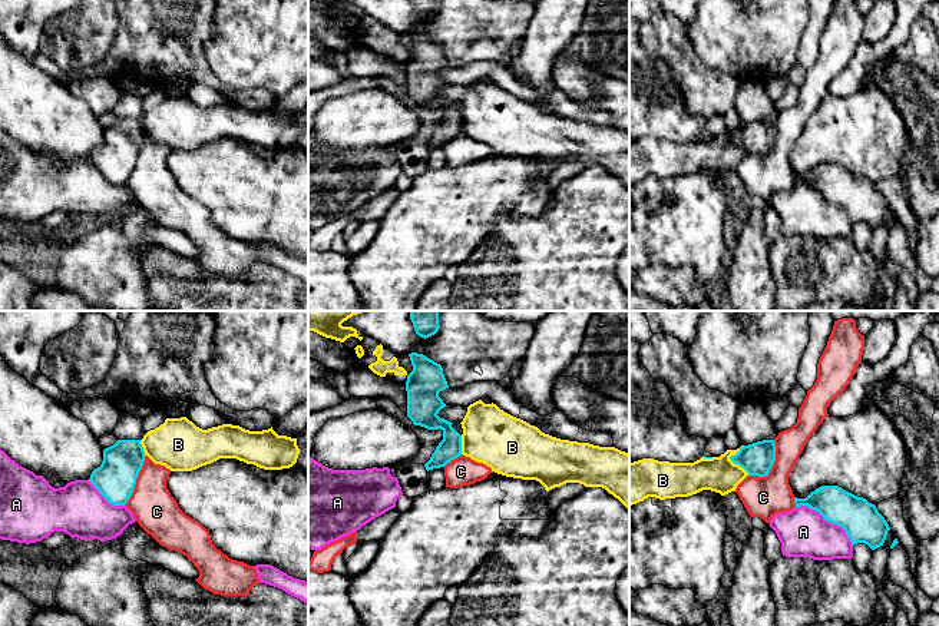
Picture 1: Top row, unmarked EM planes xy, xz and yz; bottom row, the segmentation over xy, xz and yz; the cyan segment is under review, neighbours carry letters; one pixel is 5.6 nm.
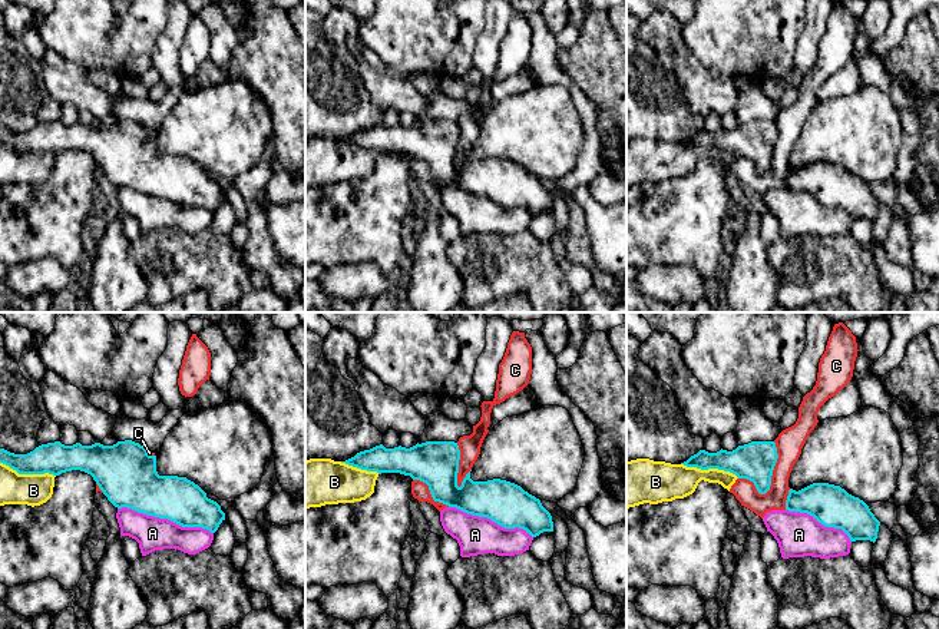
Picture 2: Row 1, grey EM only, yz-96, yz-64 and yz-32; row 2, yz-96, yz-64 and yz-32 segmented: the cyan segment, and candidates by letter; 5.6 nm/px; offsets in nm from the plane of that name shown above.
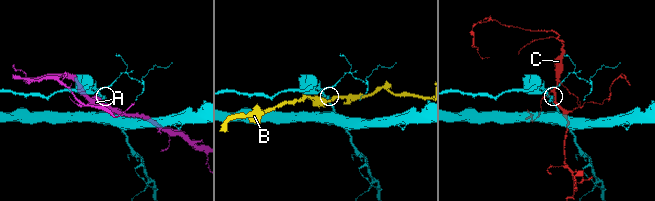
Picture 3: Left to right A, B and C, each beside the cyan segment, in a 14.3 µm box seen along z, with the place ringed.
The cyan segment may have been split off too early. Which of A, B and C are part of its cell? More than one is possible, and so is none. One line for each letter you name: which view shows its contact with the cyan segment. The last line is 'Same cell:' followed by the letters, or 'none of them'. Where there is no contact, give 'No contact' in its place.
Same cell: none of them

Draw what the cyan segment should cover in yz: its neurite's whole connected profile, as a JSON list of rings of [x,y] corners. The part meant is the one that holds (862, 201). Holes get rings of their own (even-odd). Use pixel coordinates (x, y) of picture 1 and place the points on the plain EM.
[[[821,165],[806,178],[794,176],[796,186],[807,185],[824,199],[844,208],[852,223],[864,222],[872,229],[883,225],[890,209],[876,185],[839,165]]]

